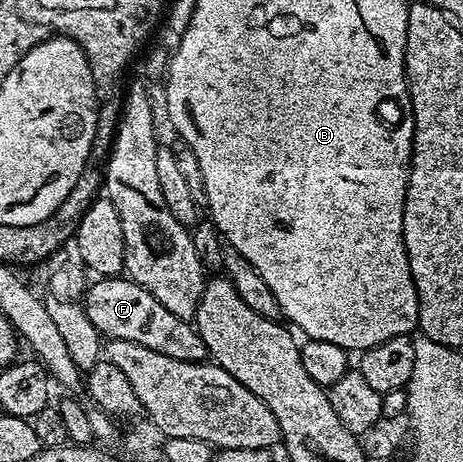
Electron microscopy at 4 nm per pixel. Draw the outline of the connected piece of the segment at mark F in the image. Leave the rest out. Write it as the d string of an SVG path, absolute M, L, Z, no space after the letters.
M126 276L99 277L86 286L85 293L87 315L93 327L104 338L139 341L141 347L149 347L149 351L161 351L161 355L169 355L169 359L208 360L205 339L201 339L194 324L161 307L161 303L157 303L157 299L153 299L153 295L145 291L145 287L141 287Z

